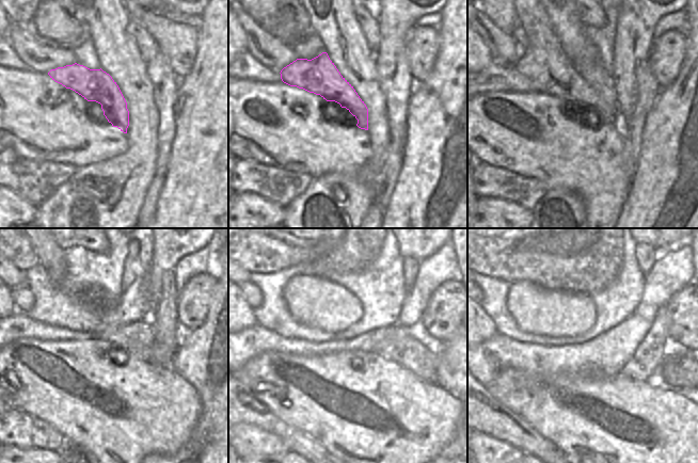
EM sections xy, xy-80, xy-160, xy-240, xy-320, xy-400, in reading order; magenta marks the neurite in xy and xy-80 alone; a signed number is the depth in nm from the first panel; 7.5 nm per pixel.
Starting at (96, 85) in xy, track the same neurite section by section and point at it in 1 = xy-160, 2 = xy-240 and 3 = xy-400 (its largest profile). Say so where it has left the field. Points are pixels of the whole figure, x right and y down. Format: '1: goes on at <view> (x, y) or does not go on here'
1: goes on at xy-160 (544, 62)
2: goes on at xy-240 (52, 257)
3: does not go on here

